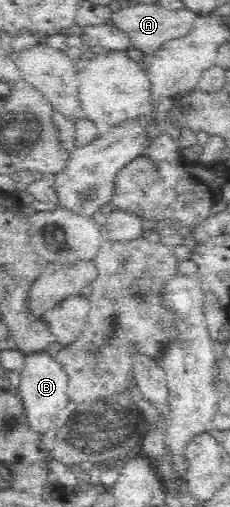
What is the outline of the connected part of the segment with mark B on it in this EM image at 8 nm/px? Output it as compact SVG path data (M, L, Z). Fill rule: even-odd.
M37 351L34 354L25 355L20 377L19 396L22 398L30 429L46 434L53 428L56 417L65 410L70 401L67 392L68 373L55 358L52 359L45 351Z

